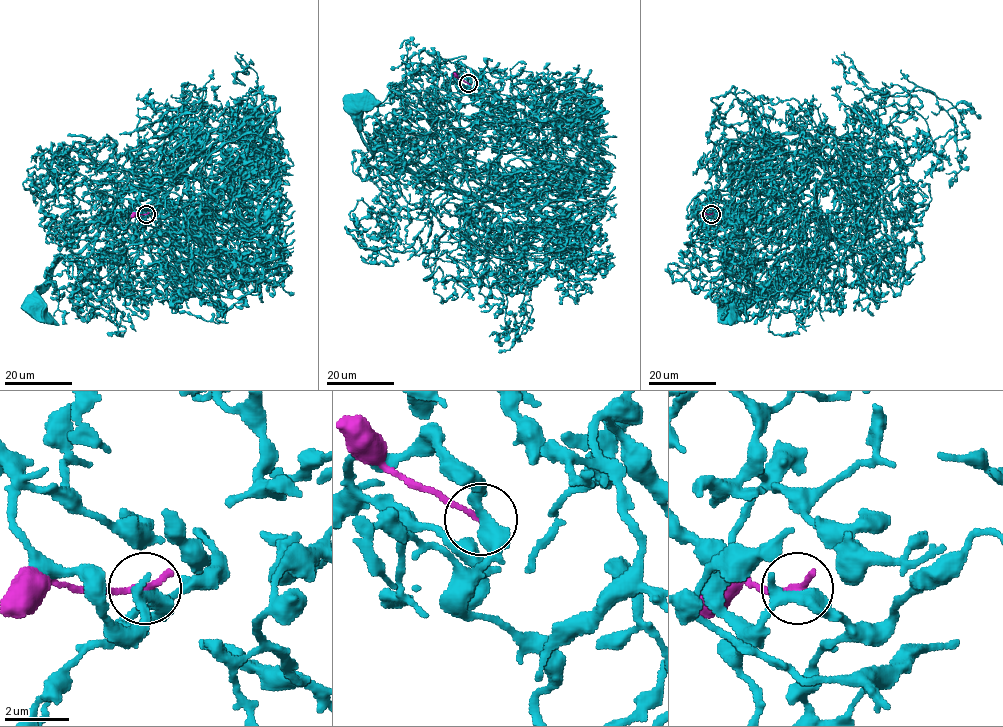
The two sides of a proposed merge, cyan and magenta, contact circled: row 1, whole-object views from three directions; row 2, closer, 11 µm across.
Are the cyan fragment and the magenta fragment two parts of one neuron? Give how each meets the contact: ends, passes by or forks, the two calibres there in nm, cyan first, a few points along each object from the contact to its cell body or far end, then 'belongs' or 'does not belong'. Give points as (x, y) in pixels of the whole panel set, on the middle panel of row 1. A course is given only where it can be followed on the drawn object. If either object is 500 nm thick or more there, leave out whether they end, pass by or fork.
cyan forks there; magenta ends there; 360 nm thick on the cyan side, 240 nm on the other; cyan runs (468, 83), (482, 121), (499, 133), (499, 164), (512, 181), (499, 200), (436, 187), (373, 151), (356, 106); magenta runs (468, 83), (452, 73); does not belong

